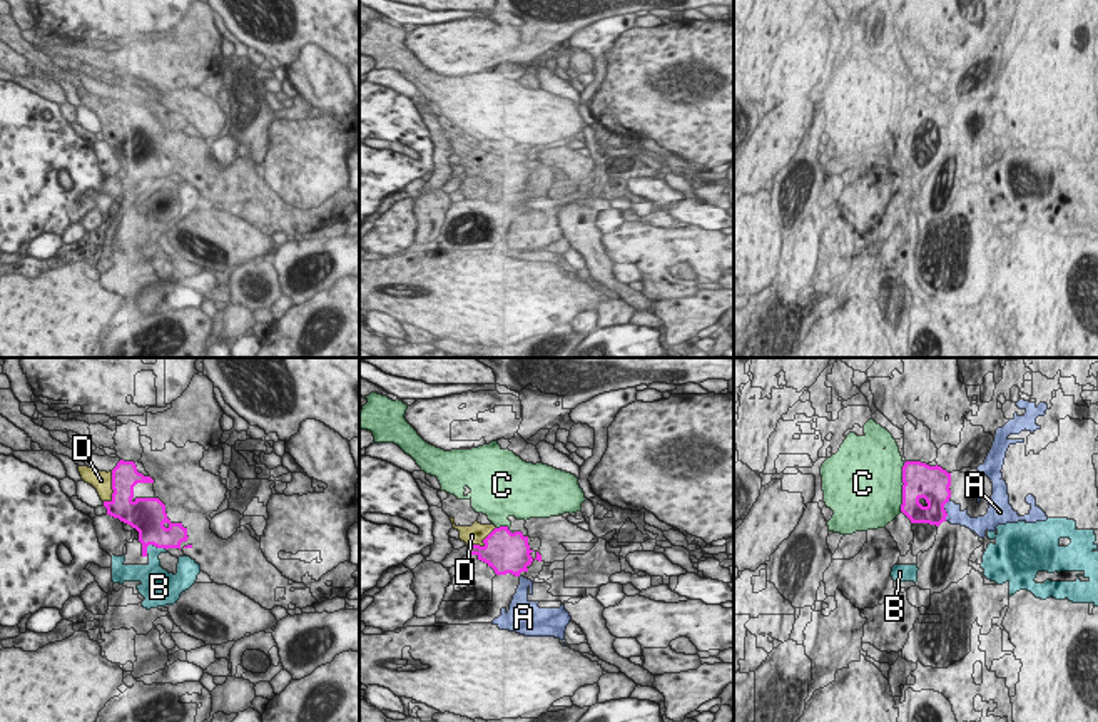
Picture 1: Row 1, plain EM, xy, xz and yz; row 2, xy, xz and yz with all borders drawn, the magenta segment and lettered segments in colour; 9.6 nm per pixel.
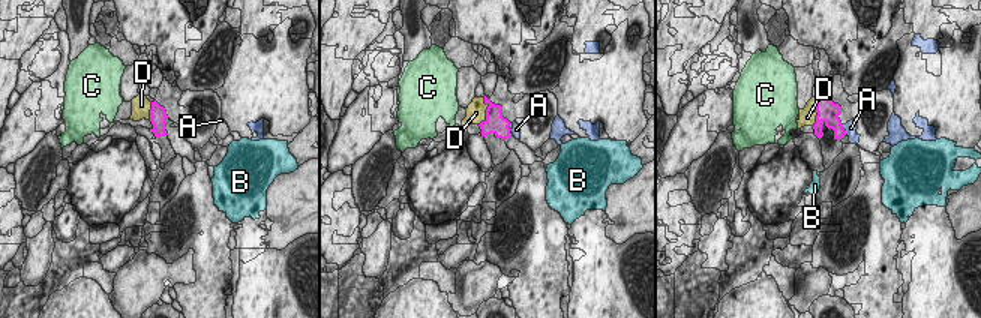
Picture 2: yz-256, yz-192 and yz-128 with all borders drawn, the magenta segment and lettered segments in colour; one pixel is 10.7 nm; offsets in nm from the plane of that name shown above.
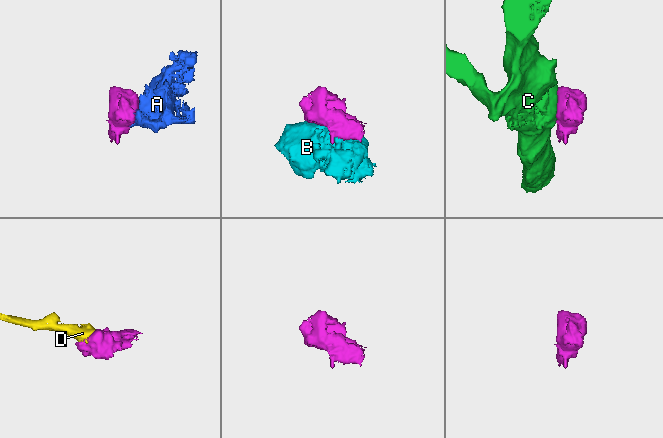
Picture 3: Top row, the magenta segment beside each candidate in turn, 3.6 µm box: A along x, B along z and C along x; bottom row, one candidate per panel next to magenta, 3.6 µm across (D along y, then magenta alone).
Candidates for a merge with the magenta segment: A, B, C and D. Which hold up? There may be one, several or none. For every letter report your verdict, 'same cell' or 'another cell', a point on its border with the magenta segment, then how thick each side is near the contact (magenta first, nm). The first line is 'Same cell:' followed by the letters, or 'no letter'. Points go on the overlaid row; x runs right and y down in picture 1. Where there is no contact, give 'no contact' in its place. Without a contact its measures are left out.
Same cell: D
A: another cell | yz (945, 510) | 280/160 nm
B: another cell | xy (156, 545) | 300/160 nm
C: another cell | yz (903, 487) | 320/480 nm
D: same cell | xy (112, 488) | 260/190 nm

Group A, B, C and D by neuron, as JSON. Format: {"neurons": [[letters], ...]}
{"neurons": [["A"], ["B"], ["C"], ["D"]]}

